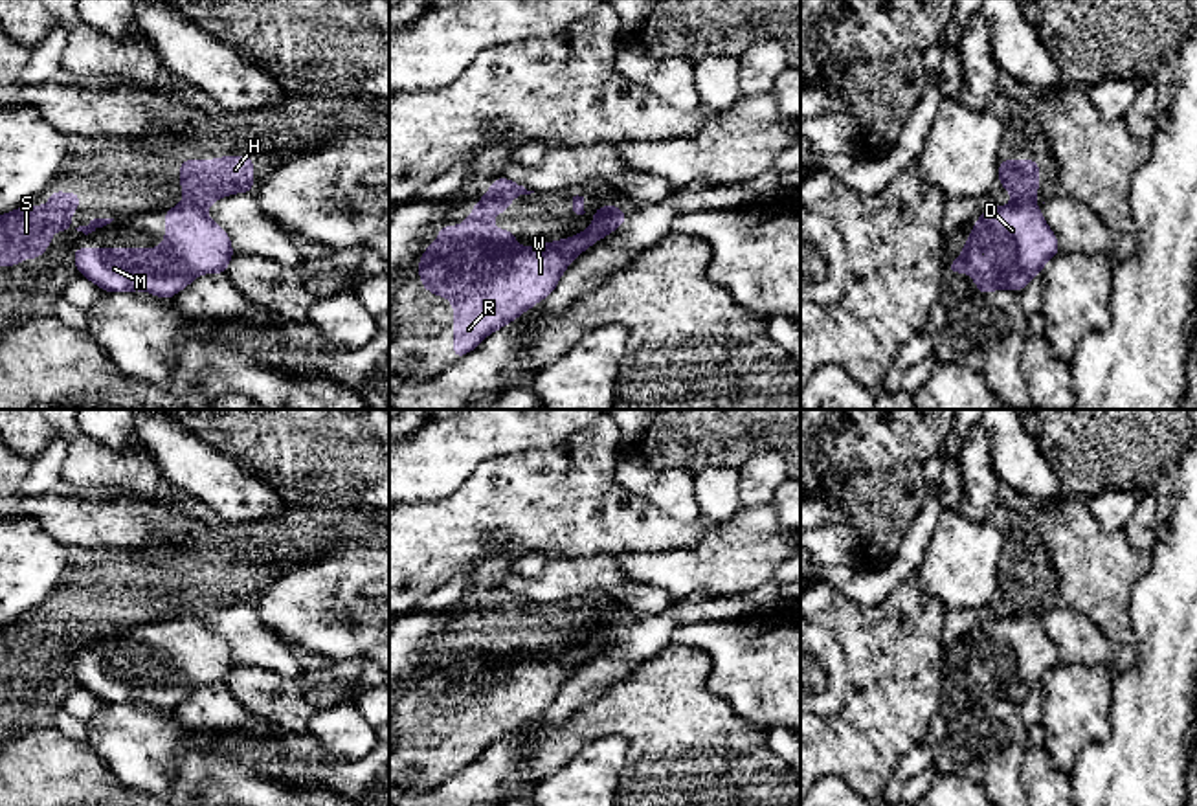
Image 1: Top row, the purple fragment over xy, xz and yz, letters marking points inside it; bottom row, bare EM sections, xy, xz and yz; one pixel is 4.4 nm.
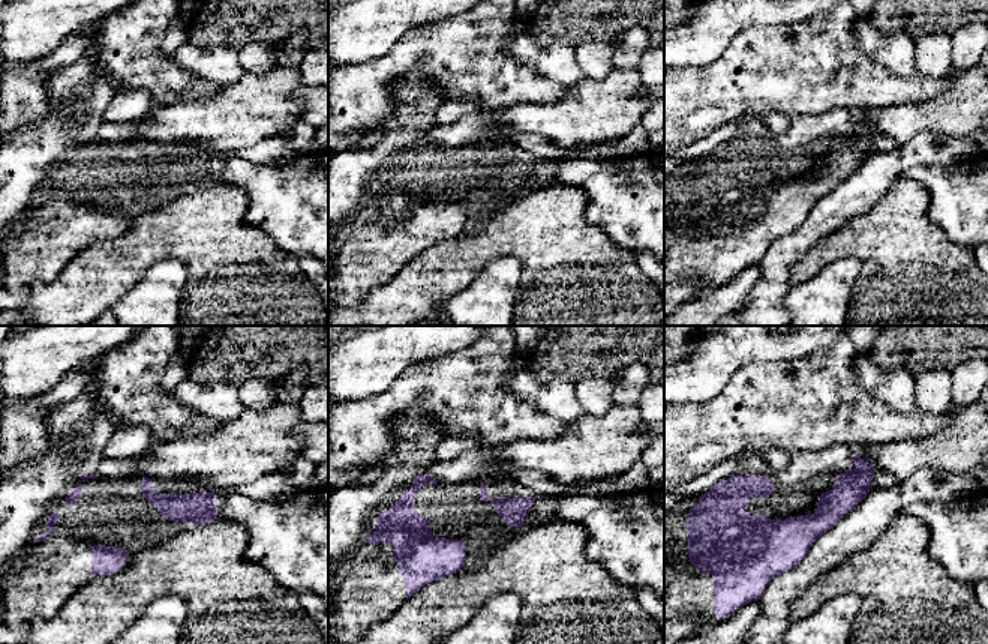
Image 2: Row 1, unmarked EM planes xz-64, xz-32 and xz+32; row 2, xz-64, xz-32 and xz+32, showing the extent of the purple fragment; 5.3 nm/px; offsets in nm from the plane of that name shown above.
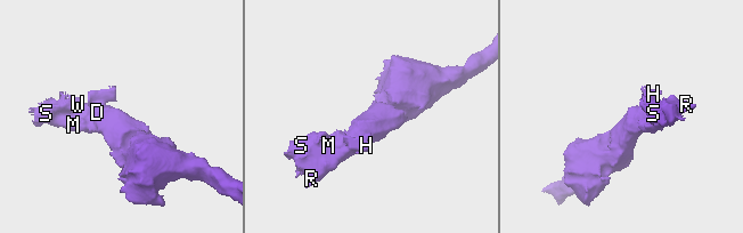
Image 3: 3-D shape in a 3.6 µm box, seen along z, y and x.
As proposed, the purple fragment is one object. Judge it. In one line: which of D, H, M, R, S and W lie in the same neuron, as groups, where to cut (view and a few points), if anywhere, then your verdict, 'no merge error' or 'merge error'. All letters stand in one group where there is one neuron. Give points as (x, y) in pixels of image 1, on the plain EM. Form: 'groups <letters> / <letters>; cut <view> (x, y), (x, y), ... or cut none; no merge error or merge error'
groups D M R S W / H; cut xz (595, 623), (603, 626), (619, 623); merge error

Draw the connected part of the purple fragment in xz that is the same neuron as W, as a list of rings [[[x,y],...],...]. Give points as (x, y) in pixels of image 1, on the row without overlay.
[[[505,588],[496,589],[485,608],[475,613],[470,628],[459,637],[442,637],[437,652],[426,657],[424,668],[417,672],[420,696],[428,705],[435,703],[453,714],[453,771],[468,766],[488,745],[551,707],[565,679],[604,646],[604,635],[598,633],[578,646],[525,659],[516,654],[512,641],[492,639],[496,624],[509,622],[514,608],[531,604],[534,602]]]

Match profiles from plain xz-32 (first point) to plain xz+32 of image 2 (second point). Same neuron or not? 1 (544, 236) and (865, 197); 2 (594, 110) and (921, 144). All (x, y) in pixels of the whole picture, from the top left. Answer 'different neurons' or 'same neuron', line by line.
1: different neurons
2: different neurons

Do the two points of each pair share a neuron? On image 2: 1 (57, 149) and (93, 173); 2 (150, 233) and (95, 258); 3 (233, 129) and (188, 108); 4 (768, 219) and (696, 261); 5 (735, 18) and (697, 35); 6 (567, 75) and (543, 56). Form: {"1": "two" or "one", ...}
{"1": "two", "2": "one", "3": "one", "4": "one", "5": "one", "6": "one"}

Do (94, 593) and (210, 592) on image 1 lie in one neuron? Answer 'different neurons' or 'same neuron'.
same neuron

